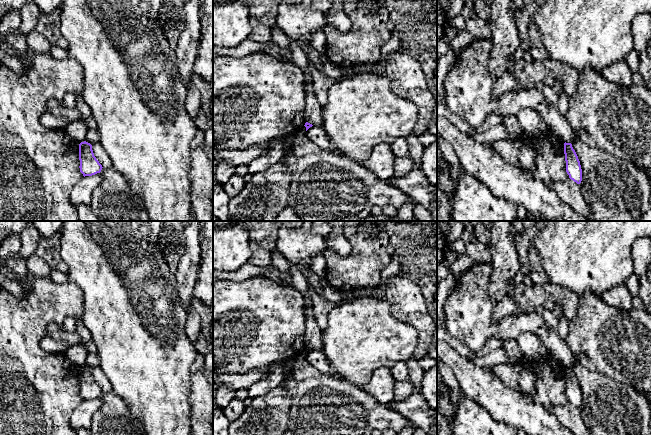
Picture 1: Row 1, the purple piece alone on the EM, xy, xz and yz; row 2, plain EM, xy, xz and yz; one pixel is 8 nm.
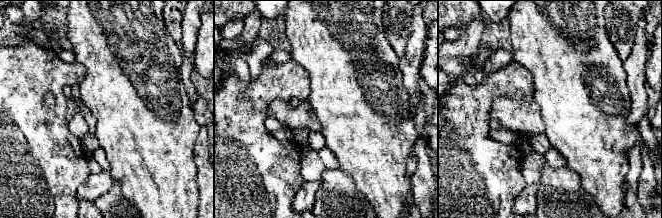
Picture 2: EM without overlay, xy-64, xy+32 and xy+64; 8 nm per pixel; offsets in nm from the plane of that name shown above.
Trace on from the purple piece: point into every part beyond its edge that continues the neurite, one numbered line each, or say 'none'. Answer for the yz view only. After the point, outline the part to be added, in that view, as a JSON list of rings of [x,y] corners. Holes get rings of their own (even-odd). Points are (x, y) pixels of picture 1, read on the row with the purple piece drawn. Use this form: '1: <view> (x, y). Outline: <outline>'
none

